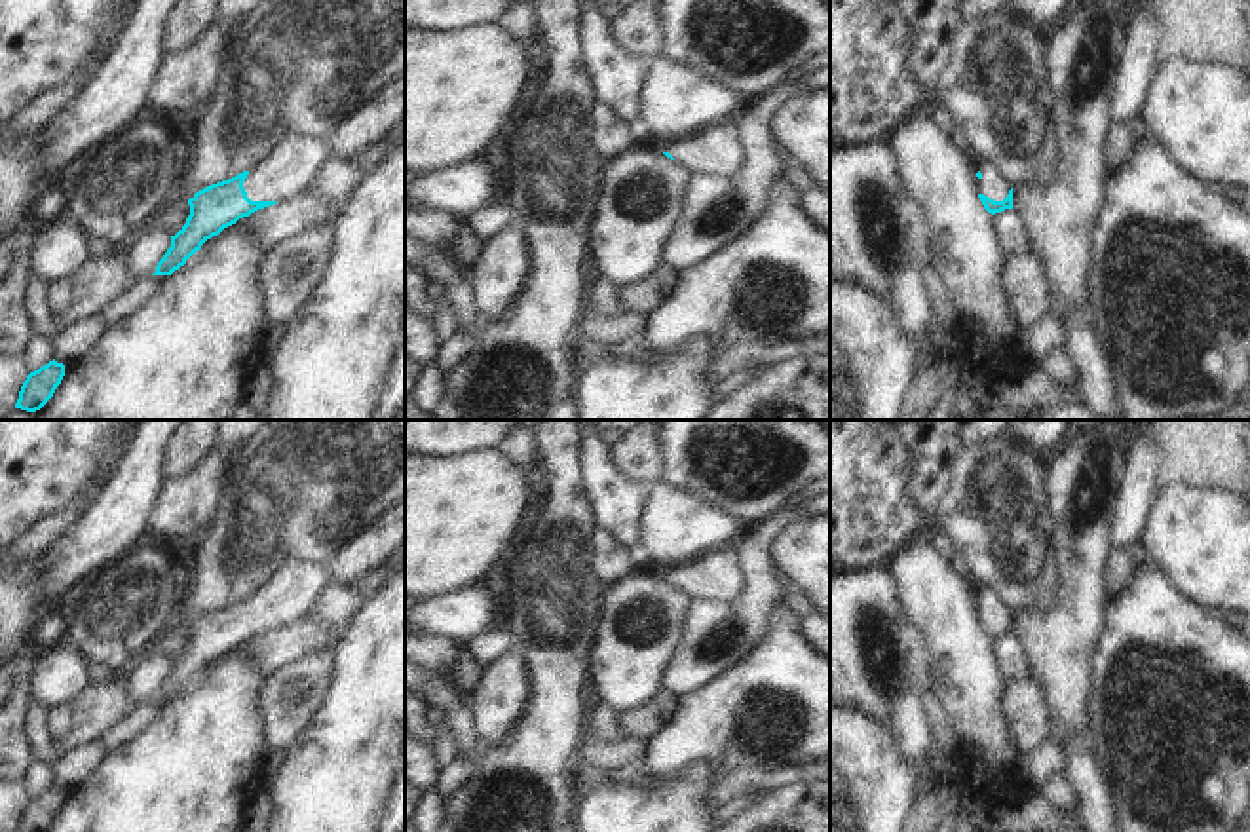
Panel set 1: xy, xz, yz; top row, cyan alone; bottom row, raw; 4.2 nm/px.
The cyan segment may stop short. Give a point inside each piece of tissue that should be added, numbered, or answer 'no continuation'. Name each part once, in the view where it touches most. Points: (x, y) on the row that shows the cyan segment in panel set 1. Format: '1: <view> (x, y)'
1: xy (285, 173).

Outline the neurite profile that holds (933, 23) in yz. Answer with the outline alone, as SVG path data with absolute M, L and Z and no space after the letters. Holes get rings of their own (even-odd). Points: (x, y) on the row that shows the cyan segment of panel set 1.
M897 0L910 30L908 68L927 99L952 55L957 28L971 17L1009 8L1011 0Z

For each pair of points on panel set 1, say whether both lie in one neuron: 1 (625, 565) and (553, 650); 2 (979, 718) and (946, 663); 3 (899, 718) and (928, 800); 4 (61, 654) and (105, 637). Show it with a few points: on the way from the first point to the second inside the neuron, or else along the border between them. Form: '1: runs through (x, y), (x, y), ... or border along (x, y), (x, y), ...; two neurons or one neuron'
1: border along (589, 540), (591, 568), (605, 584); two neurons
2: runs through (973, 705), (969, 686), (960, 677); one neuron
3: runs through (912, 739), (924, 779); one neuron
4: border along (63, 642), (86, 660); two neurons

